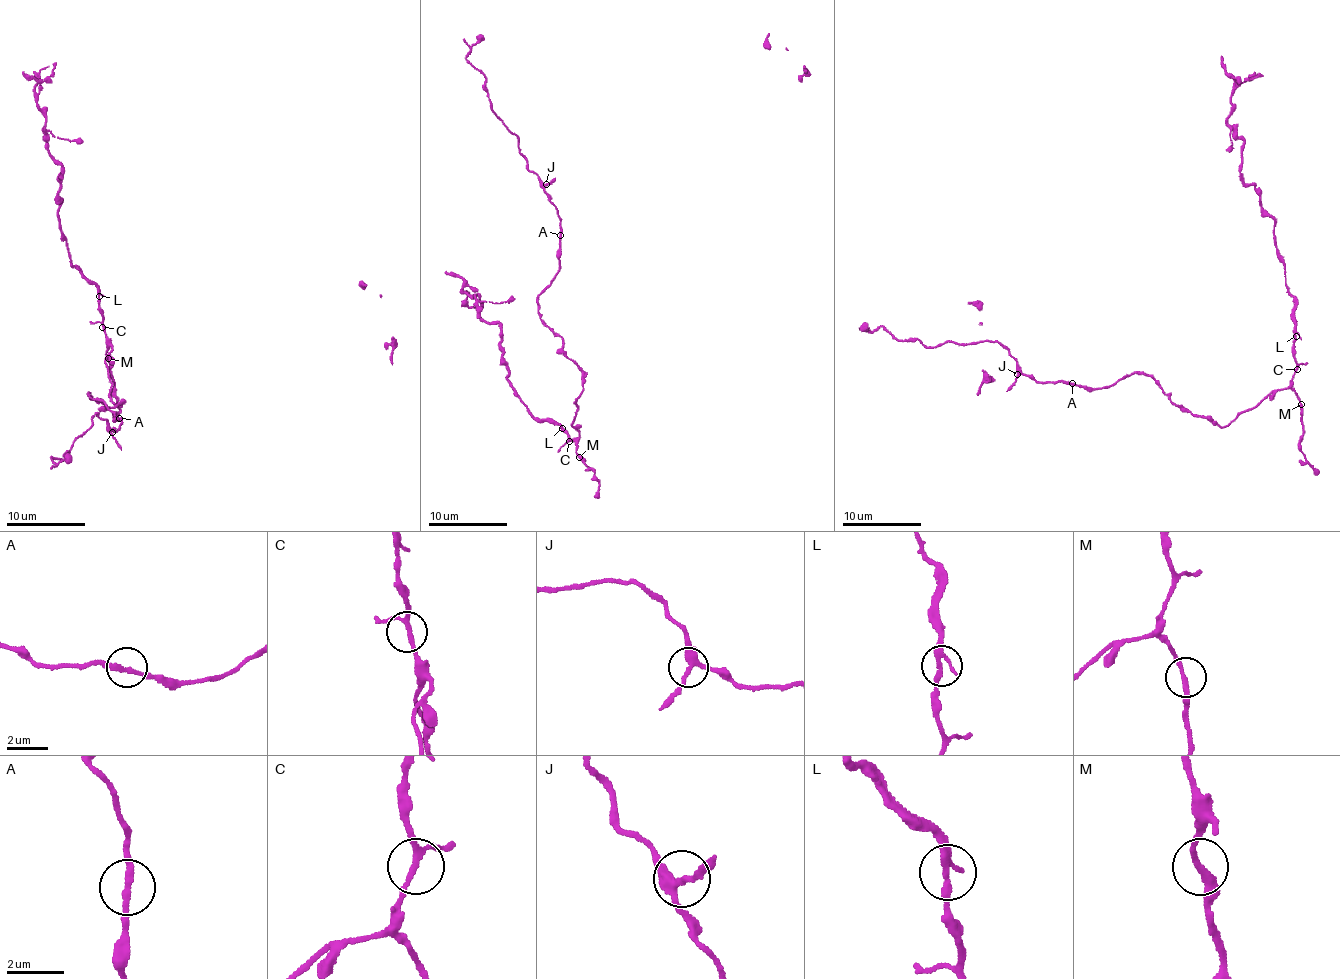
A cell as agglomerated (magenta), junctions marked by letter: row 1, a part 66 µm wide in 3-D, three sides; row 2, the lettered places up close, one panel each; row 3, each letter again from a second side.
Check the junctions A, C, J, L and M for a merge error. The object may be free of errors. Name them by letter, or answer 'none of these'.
none of these

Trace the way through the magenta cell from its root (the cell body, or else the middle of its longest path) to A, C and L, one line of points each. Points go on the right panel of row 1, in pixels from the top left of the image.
A: (1184, 407), (1172, 403), (1154, 380), (1142, 372), (1118, 379), (1105, 388), (1085, 389), (1072, 383)
C: (1184, 407), (1221, 426), (1228, 425), (1273, 392), (1286, 389), (1297, 369)
L: (1184, 407), (1194, 415), (1225, 426), (1240, 414), (1258, 406), (1273, 392), (1286, 389), (1297, 367), (1296, 336)

